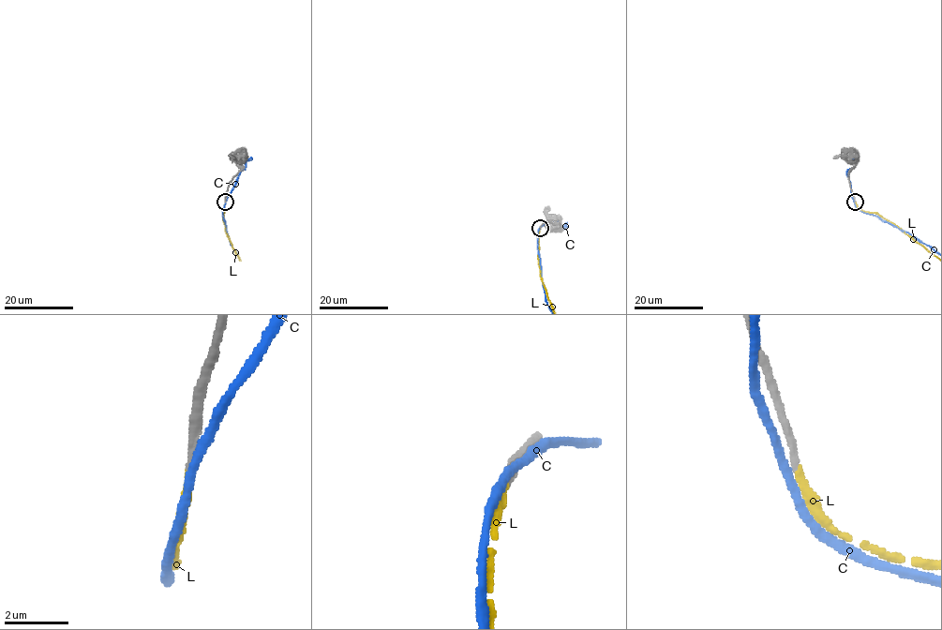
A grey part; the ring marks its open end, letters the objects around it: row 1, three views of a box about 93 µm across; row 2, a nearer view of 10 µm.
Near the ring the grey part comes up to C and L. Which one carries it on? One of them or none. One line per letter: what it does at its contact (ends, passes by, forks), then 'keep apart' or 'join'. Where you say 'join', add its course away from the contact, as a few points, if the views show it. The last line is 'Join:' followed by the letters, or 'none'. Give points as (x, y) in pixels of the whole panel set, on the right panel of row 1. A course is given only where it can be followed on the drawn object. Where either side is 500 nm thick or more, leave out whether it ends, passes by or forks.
C: it passes by; keep apart
L: it ends there; join
Join: L

